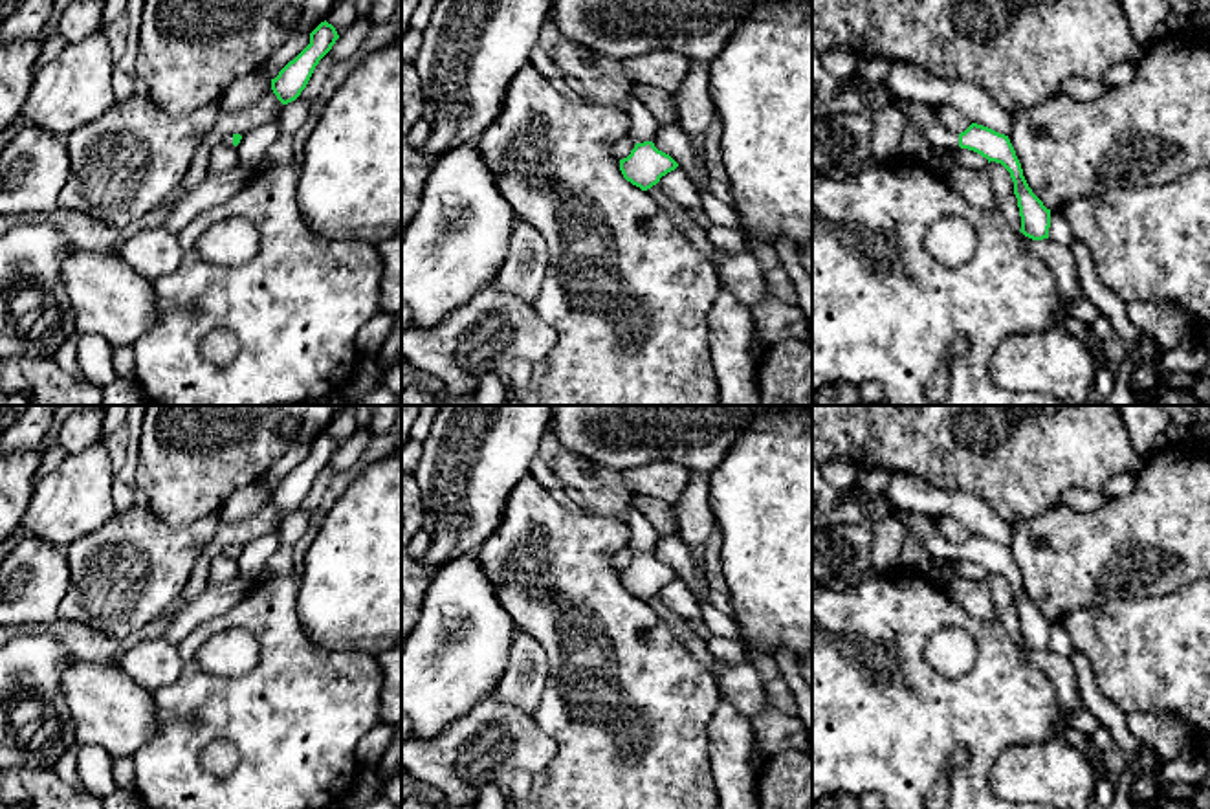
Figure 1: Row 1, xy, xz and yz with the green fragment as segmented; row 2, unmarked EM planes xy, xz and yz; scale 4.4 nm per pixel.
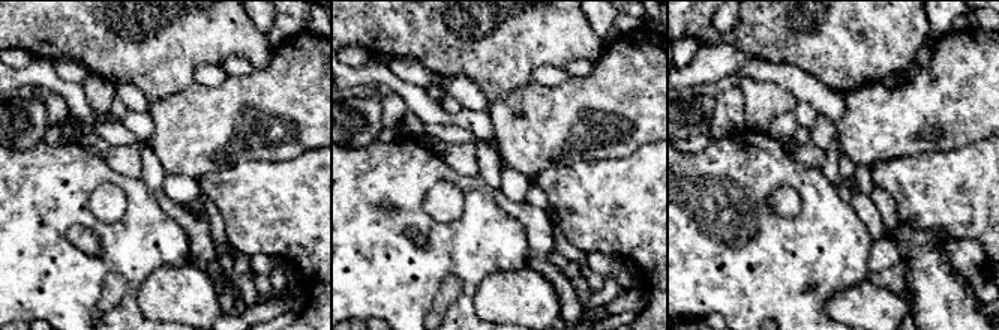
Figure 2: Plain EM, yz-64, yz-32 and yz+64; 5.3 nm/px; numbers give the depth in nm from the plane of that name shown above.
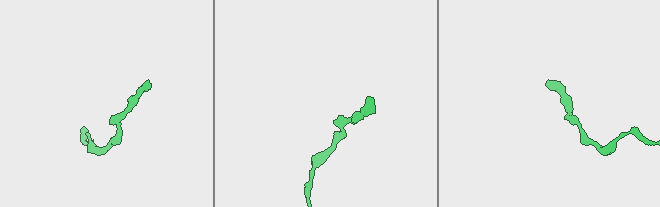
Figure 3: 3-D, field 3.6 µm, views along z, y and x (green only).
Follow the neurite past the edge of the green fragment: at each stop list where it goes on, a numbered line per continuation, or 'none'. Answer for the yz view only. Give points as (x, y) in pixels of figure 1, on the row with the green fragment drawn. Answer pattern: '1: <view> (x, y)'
1: yz (935, 132)

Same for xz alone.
1: xz (642, 123)

